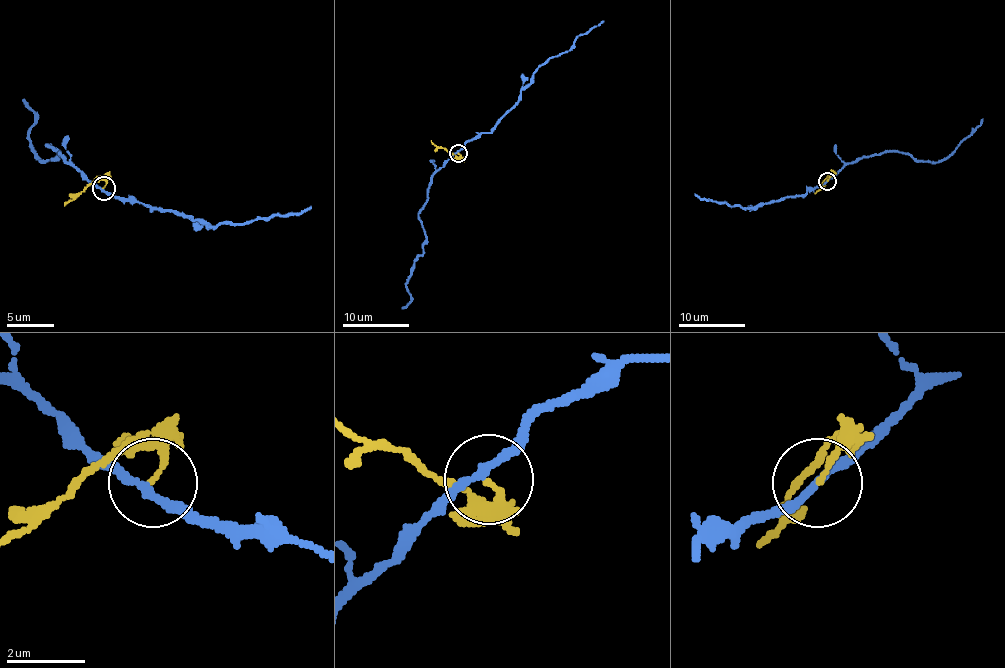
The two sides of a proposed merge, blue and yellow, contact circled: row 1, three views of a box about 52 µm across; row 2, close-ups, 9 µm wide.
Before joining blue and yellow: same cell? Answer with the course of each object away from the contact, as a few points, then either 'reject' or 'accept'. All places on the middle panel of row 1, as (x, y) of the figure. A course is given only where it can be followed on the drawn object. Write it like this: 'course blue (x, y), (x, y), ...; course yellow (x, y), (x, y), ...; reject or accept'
course blue (457, 153), (467, 142), (490, 130), (512, 107), (532, 73), (567, 52), (579, 35), (604, 20); course yellow (459, 153), (459, 157), (439, 148), (431, 140); reject

